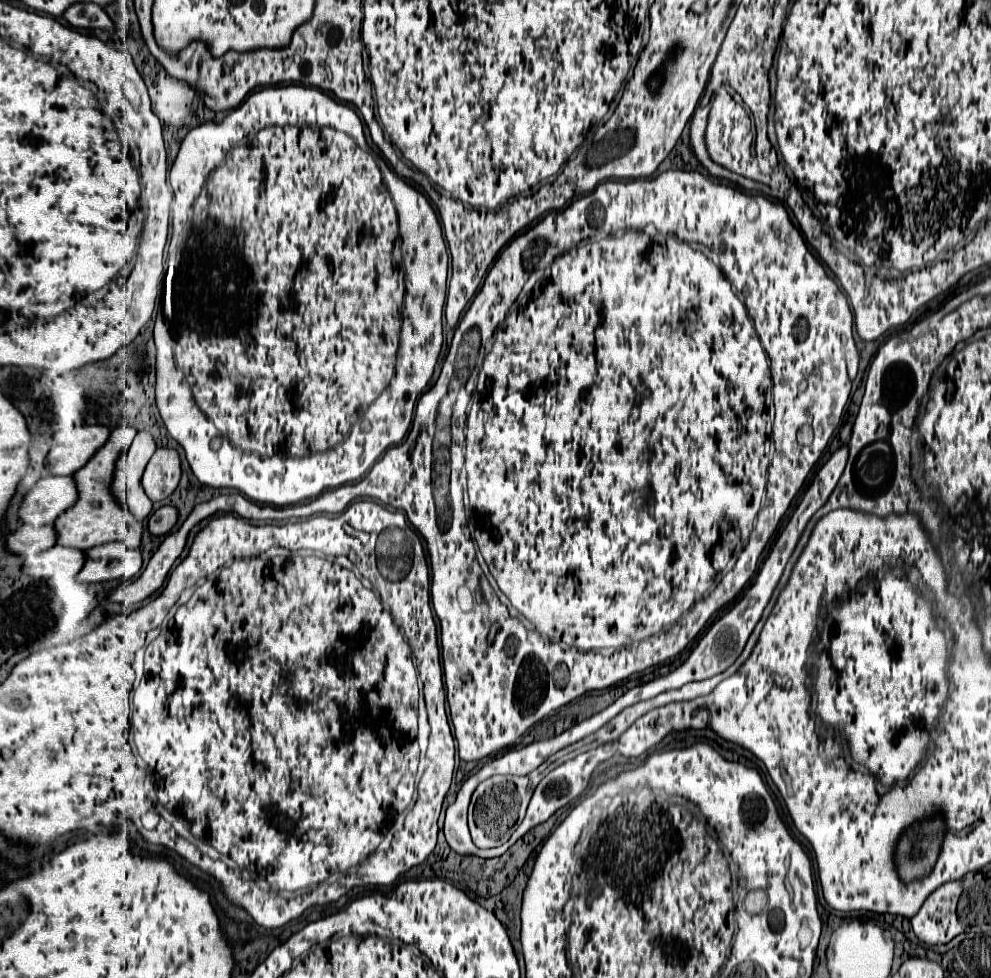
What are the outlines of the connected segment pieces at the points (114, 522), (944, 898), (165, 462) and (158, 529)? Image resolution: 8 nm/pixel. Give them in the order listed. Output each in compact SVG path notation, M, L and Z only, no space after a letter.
M121 501L109 503L109 507L101 507L101 511L93 511L93 507L85 507L81 515L73 515L73 507L71 507L55 521L55 529L59 531L59 541L57 541L59 545L83 549L83 551L97 545L111 543L111 541L121 541L129 549L137 549L143 537L143 521L135 519L133 513Z
M961 880L951 881L933 891L919 913L911 919L915 935L927 945L949 943L953 937L963 933L957 919L957 901L963 893Z
M159 447L143 475L143 487L151 501L167 499L181 479L181 457L175 449Z
M163 505L149 517L149 531L153 535L165 535L169 533L179 519L179 511L173 505Z

